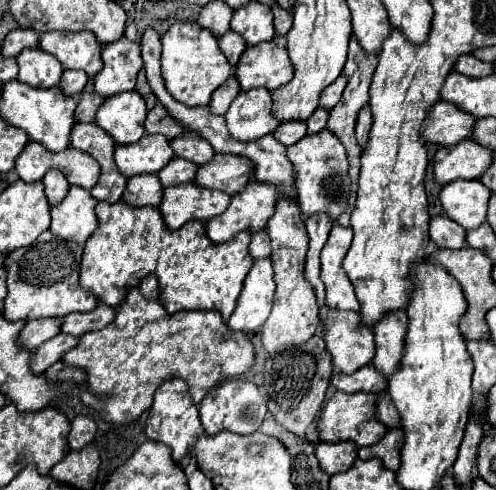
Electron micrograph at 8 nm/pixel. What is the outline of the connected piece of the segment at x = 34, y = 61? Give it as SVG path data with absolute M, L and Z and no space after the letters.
M25 49L17 55L17 63L19 63L19 75L17 81L27 83L31 87L55 87L61 79L63 67L61 63L39 49Z

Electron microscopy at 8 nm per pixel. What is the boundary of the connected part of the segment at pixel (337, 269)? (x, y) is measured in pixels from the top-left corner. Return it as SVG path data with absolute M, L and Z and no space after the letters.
M335 223L321 251L321 281L325 283L327 291L325 301L331 309L359 311L359 301L355 299L353 285L345 275L345 271L341 269L341 261L351 247L351 239L353 239L353 229Z

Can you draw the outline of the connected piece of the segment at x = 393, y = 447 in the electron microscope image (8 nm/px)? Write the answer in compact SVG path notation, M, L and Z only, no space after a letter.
M389 429L385 433L385 437L369 447L361 447L359 449L359 459L371 459L371 457L379 457L383 461L383 465L391 471L399 469L399 449L403 443L403 431L397 429Z

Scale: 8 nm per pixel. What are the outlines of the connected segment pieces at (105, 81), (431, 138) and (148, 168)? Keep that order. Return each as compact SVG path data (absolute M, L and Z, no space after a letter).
M121 37L115 43L103 45L103 71L93 77L95 93L101 97L111 97L115 93L133 91L139 69L143 67L141 49L137 43Z
M437 101L423 121L421 137L435 145L455 145L471 135L473 123L473 115L467 115L453 103Z
M143 135L139 143L115 145L115 163L125 177L157 173L173 155L175 153L163 135Z

